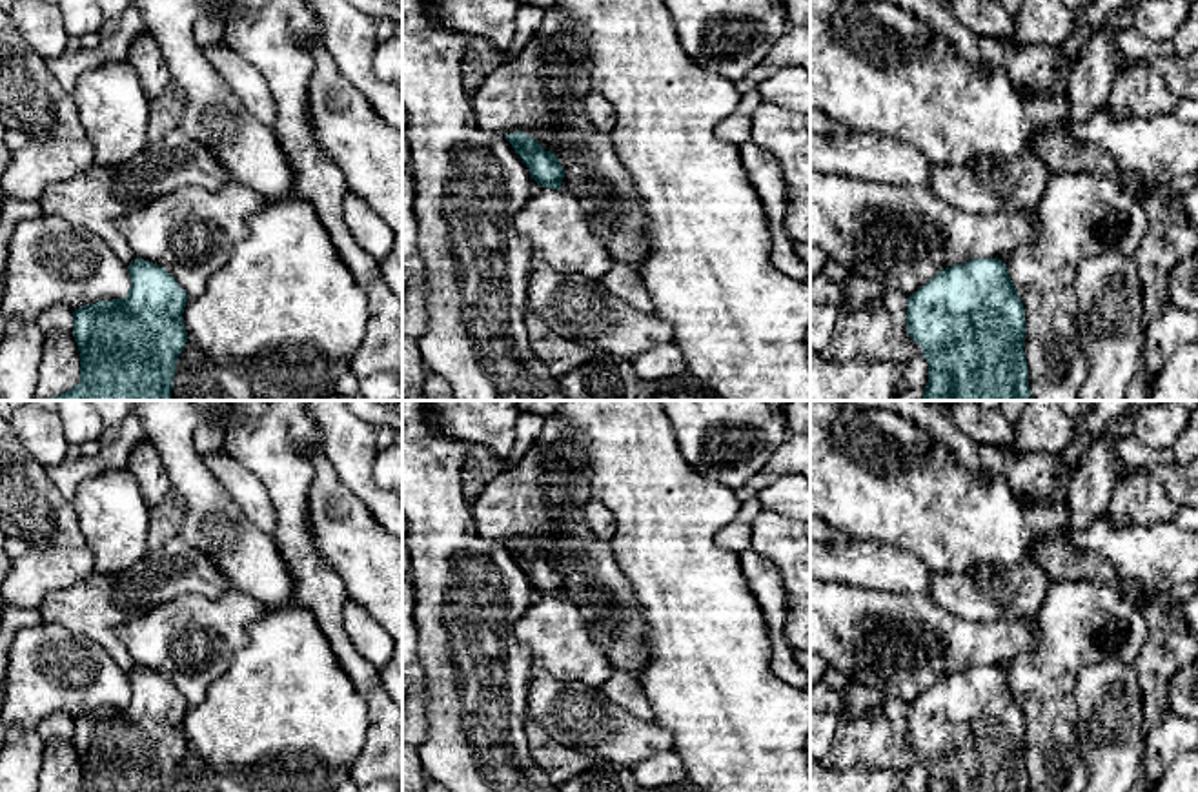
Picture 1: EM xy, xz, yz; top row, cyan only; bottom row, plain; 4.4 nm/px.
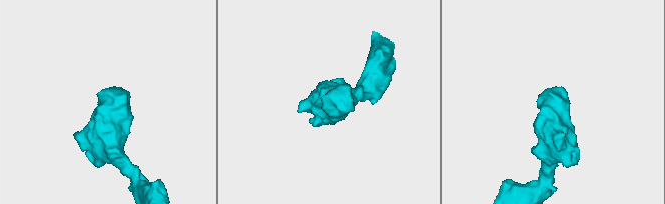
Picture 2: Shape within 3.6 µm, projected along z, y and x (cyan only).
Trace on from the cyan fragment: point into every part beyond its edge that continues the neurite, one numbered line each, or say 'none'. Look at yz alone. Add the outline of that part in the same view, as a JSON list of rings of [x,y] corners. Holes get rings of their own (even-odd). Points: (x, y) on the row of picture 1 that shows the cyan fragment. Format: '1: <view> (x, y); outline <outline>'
none

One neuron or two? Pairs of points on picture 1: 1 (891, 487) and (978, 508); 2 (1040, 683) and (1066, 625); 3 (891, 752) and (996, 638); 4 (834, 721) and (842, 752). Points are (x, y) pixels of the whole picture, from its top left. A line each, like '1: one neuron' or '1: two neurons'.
1: one neuron
2: one neuron
3: two neurons
4: two neurons

